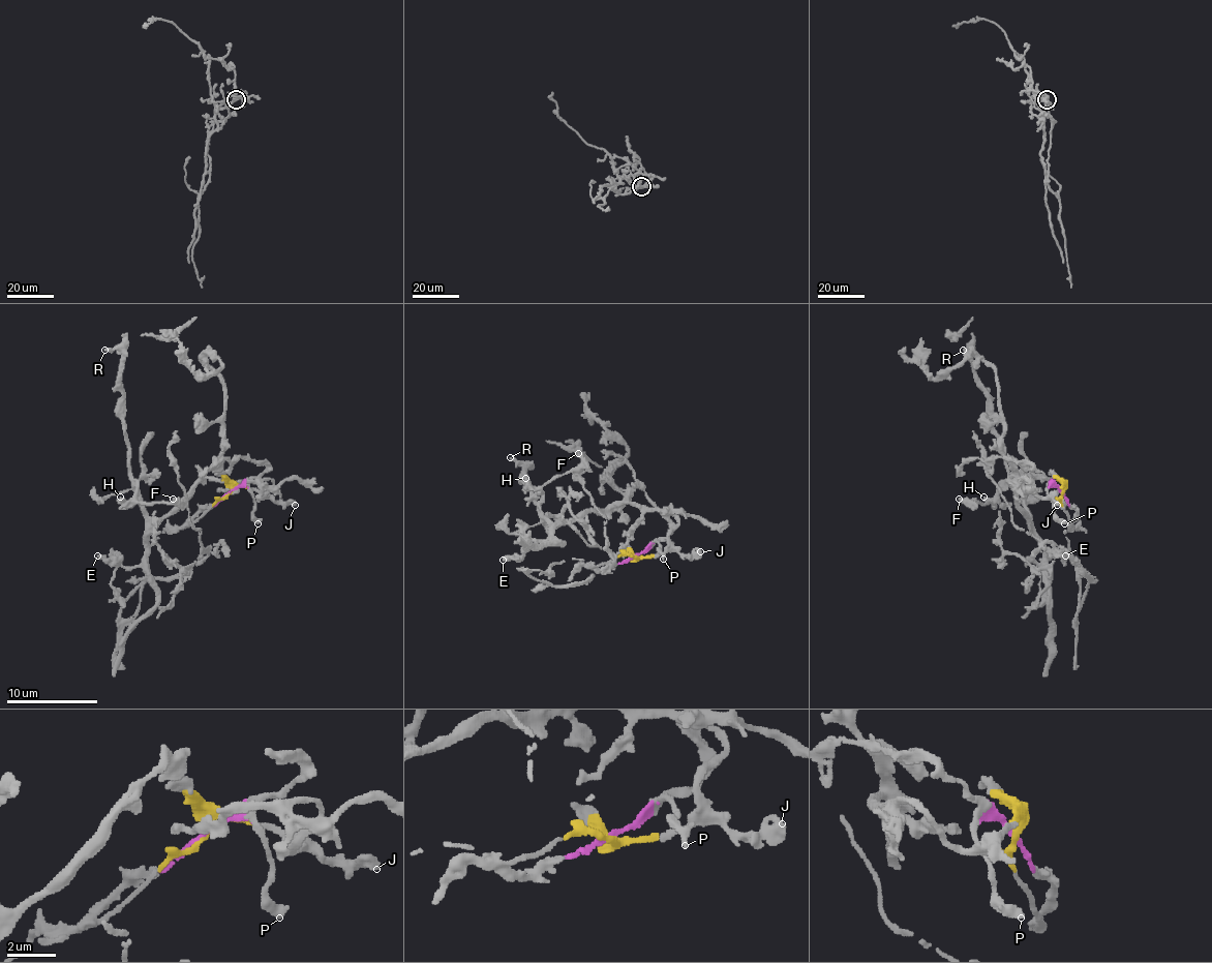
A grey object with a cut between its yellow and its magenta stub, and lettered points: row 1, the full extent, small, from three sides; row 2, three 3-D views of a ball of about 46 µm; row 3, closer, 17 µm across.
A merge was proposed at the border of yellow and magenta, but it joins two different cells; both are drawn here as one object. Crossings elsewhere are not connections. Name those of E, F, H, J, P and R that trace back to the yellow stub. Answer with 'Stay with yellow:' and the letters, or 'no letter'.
Stay with yellow: E, F, H, J, R

